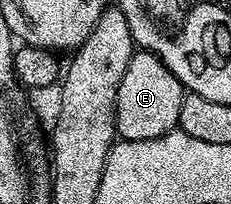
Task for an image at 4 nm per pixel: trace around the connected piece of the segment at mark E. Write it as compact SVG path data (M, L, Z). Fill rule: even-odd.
M136 51L129 59L129 67L121 79L121 87L117 87L117 103L115 104L115 132L124 141L140 141L141 139L157 139L161 135L172 132L179 124L181 115L181 99L185 90L183 85L165 67L165 63L157 55L146 51Z

